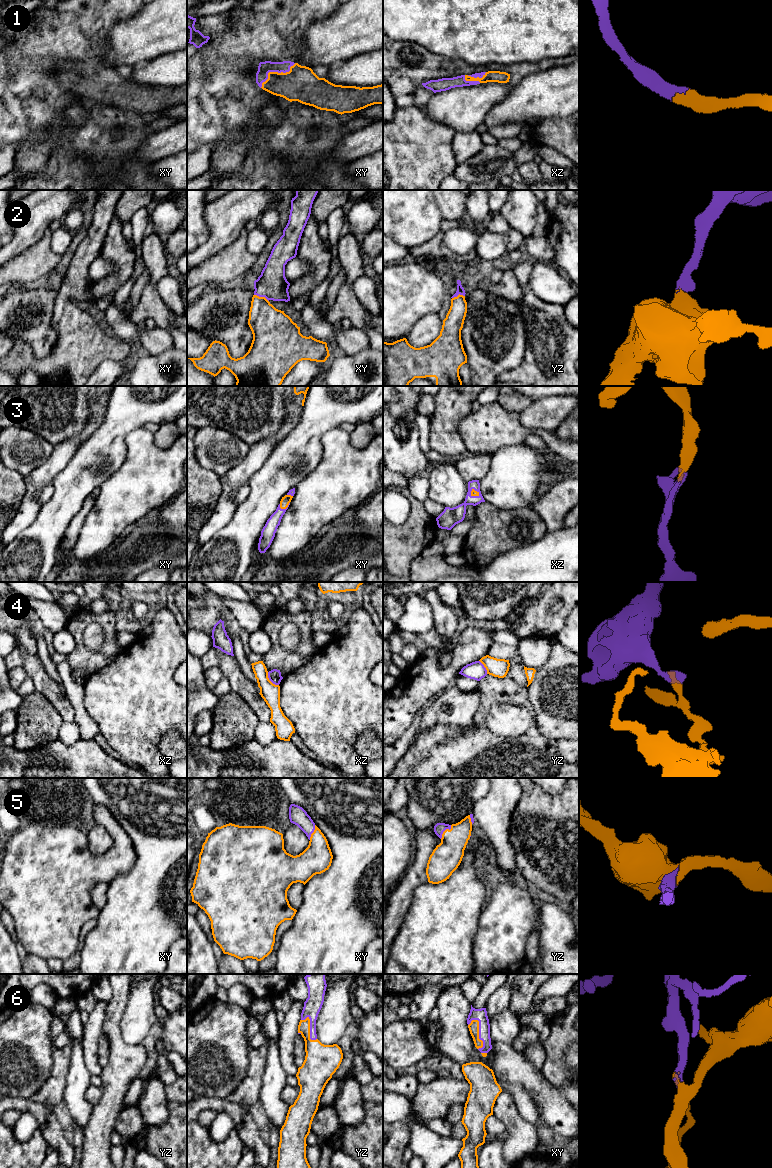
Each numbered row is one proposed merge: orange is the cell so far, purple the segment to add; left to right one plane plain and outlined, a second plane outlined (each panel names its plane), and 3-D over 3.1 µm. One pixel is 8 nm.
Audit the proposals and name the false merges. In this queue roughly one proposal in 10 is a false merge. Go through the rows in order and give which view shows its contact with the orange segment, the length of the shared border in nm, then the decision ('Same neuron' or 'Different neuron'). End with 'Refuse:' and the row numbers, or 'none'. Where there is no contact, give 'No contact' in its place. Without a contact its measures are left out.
1: Touches orange in xy. Shared border 340 nm. Same neuron
2: Touches orange in xy. Shared border 130 nm. Same neuron
3: Touches orange in xy. Shared border 100 nm. Same neuron
4: Touches orange in xz. Shared border 140 nm. Different neuron
5: Touches orange in yz. Shared border 140 nm. Same neuron
6: Touches orange in xy. Shared border 260 nm. Same neuron
Refuse: 4

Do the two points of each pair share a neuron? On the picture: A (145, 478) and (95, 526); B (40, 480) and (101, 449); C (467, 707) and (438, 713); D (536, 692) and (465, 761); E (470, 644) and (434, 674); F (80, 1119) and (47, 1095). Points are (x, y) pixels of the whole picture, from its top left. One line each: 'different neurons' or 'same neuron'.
A: same neuron
B: different neurons
C: same neuron
D: different neurons
E: same neuron
F: different neurons

